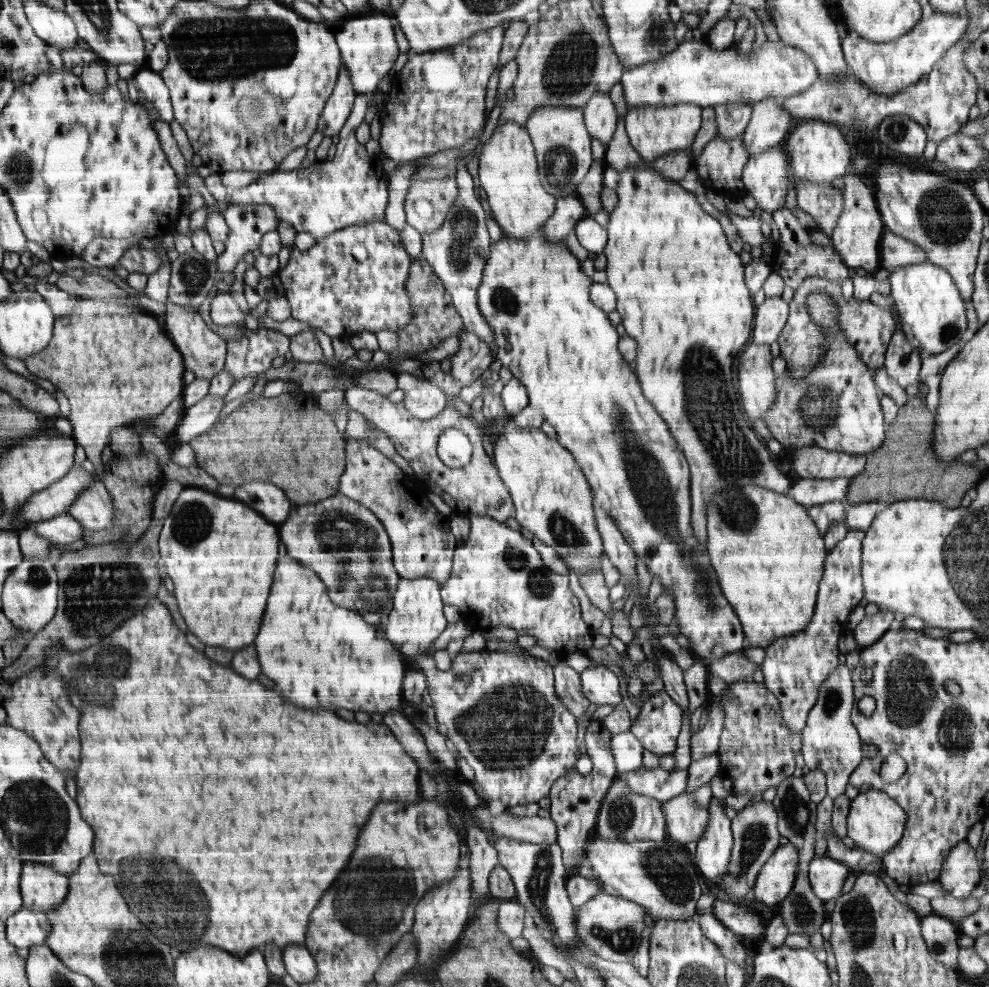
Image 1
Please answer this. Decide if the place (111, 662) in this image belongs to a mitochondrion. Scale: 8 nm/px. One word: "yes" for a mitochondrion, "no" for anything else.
yes

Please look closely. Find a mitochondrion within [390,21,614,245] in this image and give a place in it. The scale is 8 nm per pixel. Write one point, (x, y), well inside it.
(571, 63)

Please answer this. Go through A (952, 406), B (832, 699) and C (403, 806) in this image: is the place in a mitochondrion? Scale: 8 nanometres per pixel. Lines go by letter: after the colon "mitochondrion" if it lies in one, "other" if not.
A: other
B: mitochondrion
C: other

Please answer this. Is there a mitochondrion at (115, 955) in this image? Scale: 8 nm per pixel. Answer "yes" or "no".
yes

